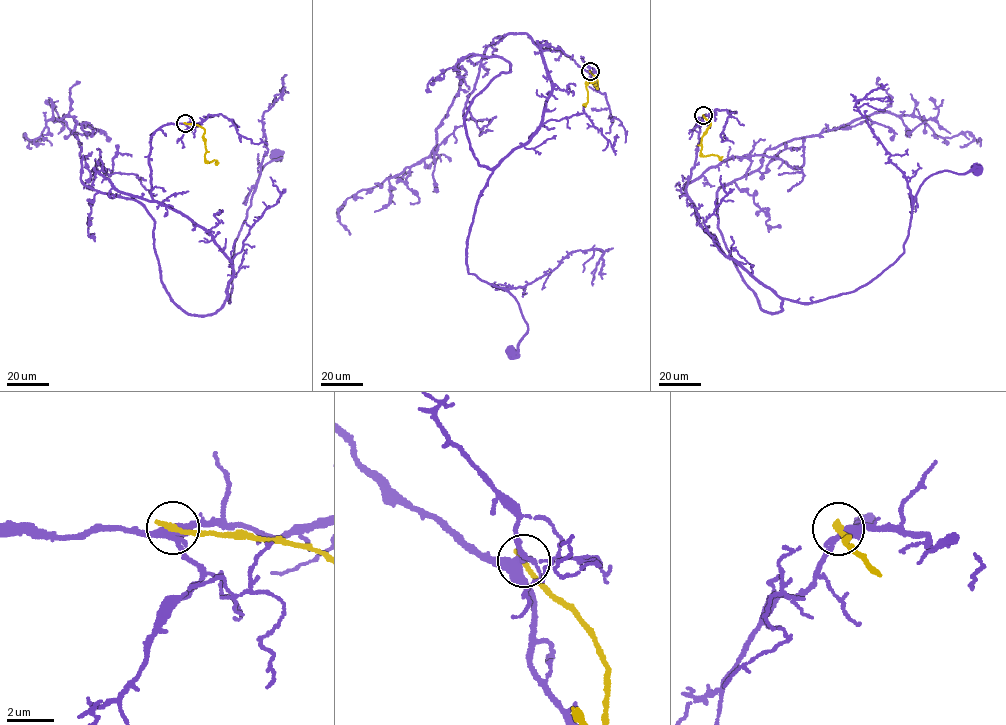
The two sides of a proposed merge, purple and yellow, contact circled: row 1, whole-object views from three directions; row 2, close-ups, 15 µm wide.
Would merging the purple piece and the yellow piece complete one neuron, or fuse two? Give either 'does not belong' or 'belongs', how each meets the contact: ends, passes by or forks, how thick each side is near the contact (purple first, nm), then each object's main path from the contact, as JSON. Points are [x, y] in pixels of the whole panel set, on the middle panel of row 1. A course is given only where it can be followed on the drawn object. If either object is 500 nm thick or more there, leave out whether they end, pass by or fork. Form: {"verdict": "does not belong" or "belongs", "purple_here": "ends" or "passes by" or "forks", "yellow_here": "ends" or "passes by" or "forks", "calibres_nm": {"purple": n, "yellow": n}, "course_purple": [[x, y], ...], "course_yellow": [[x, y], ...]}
{"verdict": "does not belong", "purple_here": "forks", "yellow_here": "ends", "calibres_nm": {"purple": 360, "yellow": 280}, "course_purple": [[590, 71], [535, 44], [552, 88], [540, 129], [476, 206], [468, 272], [509, 291], [527, 325], [510, 352]], "course_yellow": [[590, 71], [596, 79], [598, 88], [594, 82], [587, 81], [585, 107]]}

